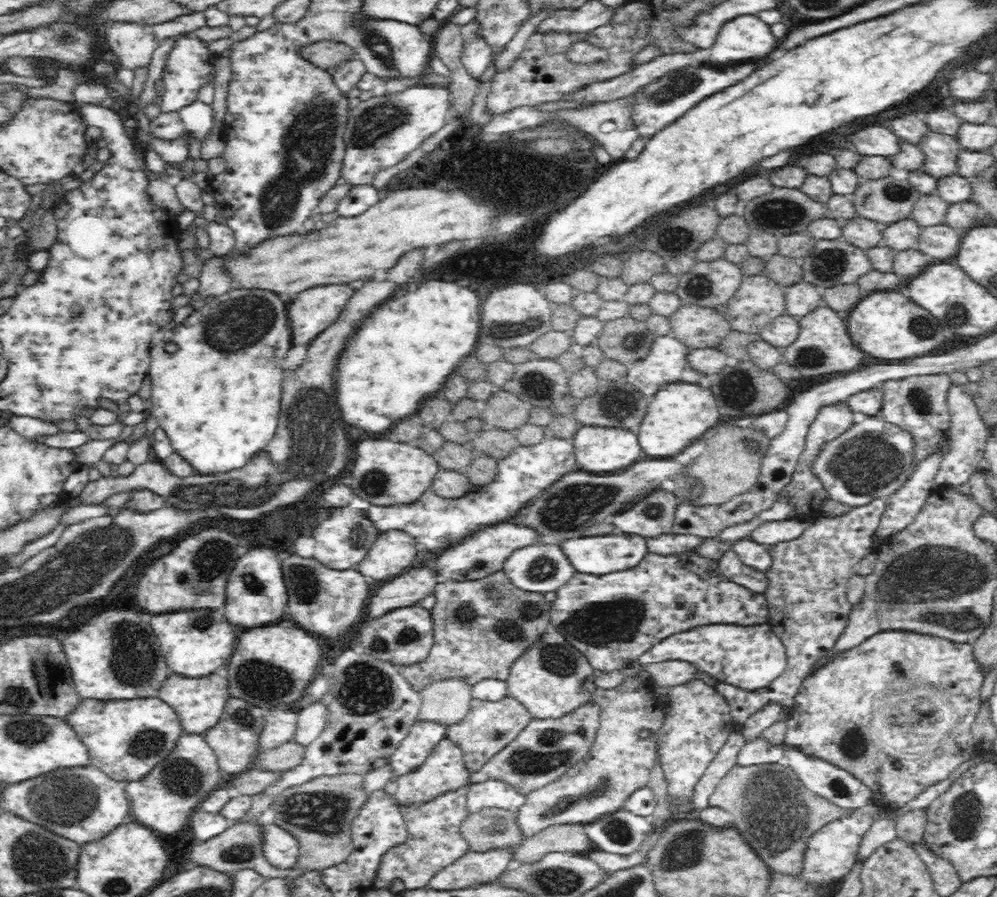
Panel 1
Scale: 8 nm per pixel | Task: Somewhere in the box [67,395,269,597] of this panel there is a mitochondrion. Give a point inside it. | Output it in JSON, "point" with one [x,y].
{"point":[209,560]}

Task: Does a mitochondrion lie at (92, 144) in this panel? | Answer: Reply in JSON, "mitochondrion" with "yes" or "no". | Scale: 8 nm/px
{"mitochondrion":"no"}

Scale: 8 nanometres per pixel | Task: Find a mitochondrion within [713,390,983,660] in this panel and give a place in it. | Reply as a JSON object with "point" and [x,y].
{"point":[867,465]}

